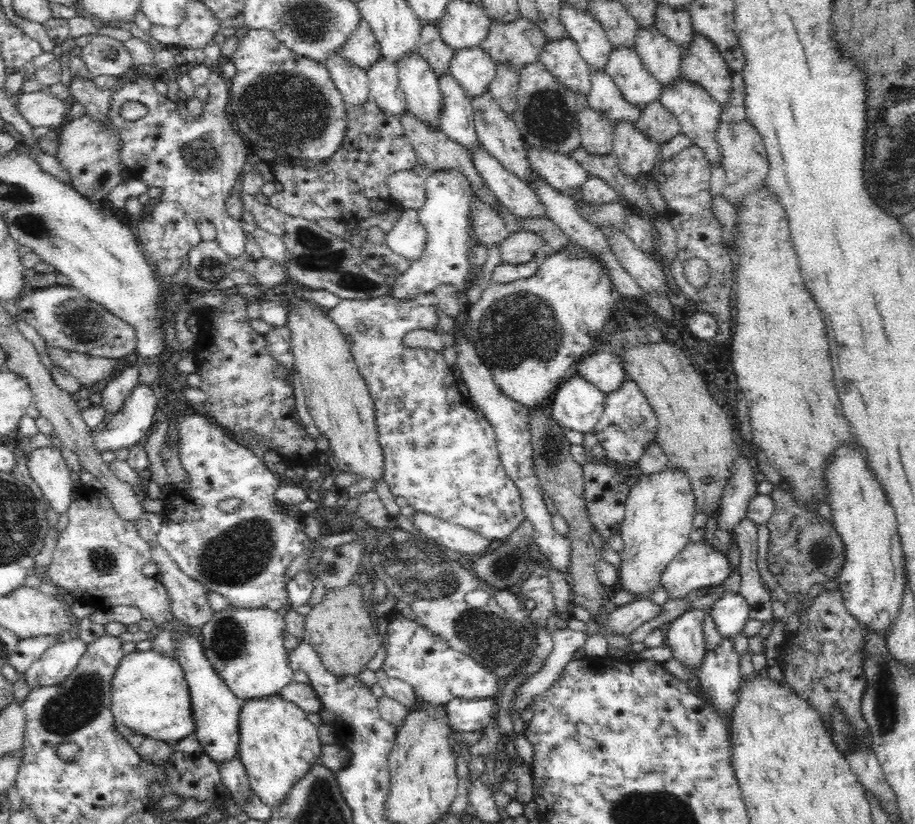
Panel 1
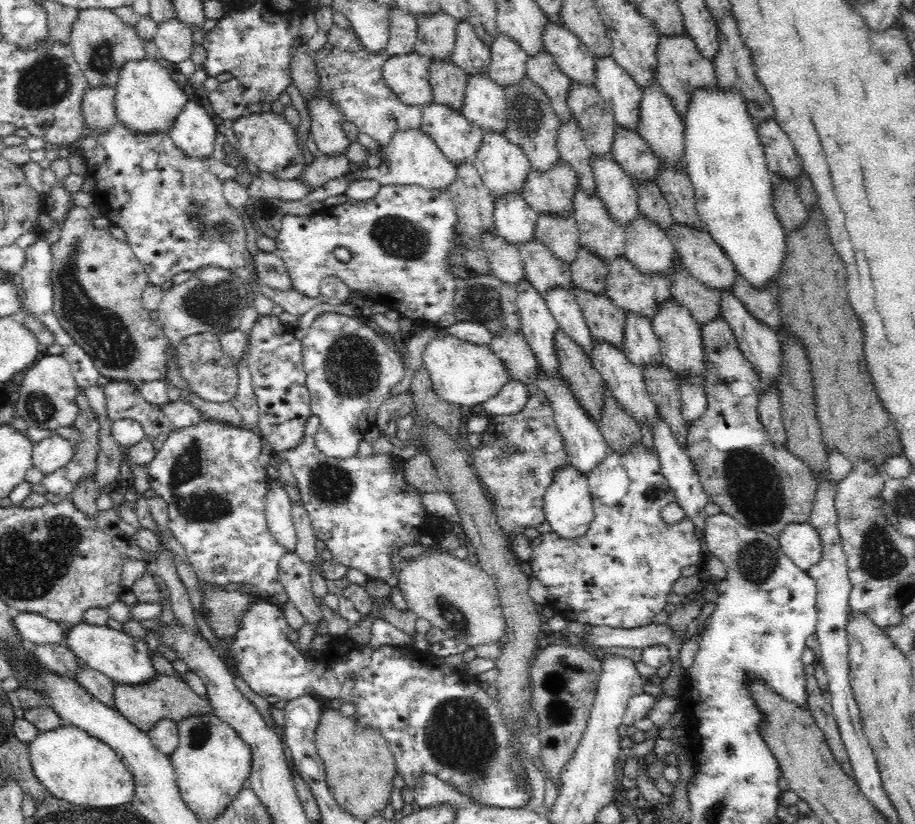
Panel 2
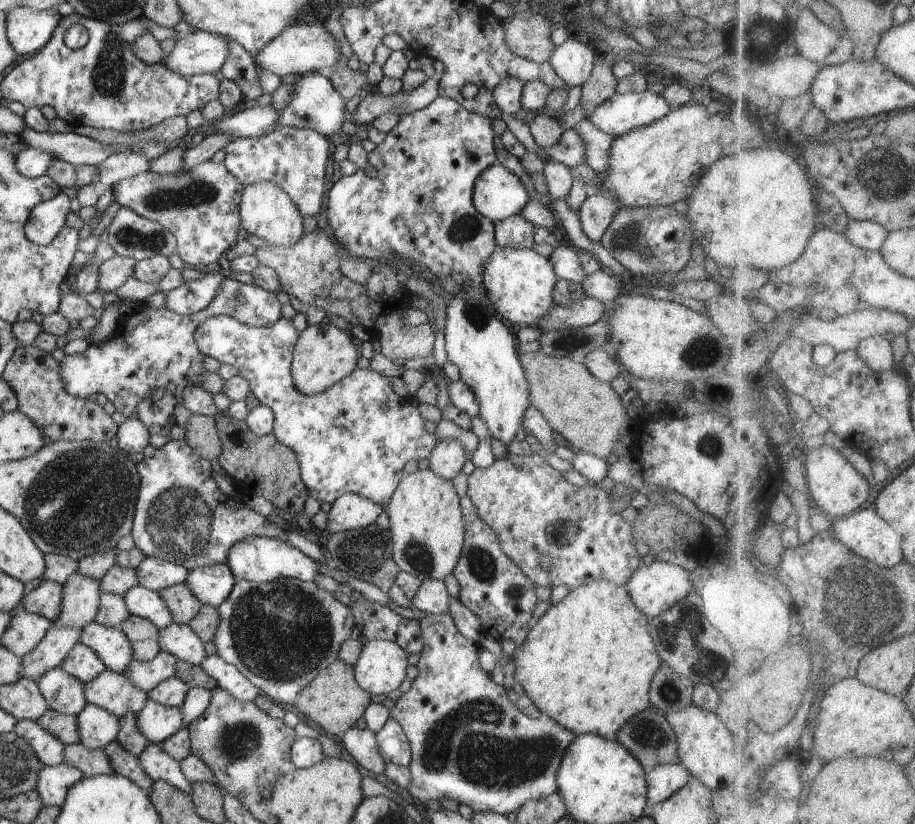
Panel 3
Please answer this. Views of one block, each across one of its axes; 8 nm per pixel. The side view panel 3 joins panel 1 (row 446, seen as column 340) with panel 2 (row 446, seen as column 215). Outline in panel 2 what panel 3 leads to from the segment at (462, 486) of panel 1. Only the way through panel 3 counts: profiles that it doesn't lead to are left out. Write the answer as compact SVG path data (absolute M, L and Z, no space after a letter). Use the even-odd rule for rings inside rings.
M324 312L312 322L310 328L300 334L303 348L305 385L310 391L310 408L320 420L315 434L315 445L327 457L347 459L356 456L358 444L364 434L375 426L378 407L391 396L390 389L404 378L405 364L401 353L386 339L368 327L362 316L348 317L335 312Z

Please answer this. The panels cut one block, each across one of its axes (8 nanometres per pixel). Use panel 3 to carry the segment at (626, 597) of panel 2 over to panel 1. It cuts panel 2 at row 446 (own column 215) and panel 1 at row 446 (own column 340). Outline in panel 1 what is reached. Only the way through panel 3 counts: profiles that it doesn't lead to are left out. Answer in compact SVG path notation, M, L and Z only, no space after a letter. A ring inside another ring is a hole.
M628 378L622 382L618 390L606 393L604 402L604 411L593 431L598 439L597 442L606 450L605 457L610 463L614 463L626 474L635 474L643 450L650 441L657 441L658 419L654 415L654 409L648 405L640 387Z

